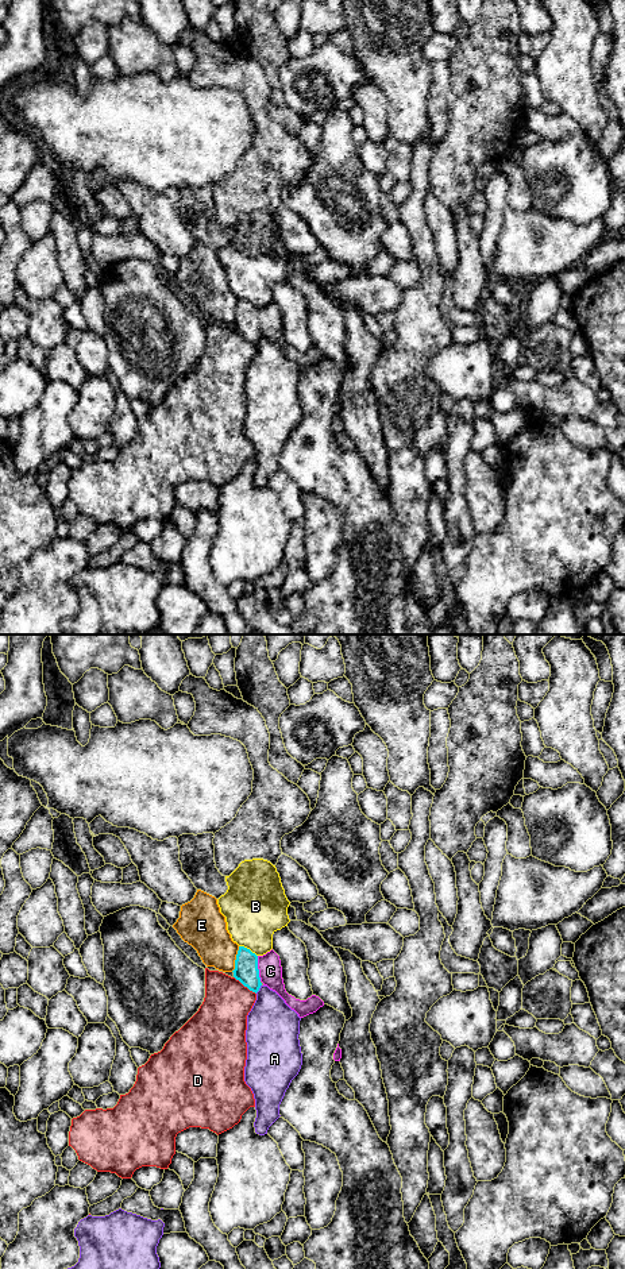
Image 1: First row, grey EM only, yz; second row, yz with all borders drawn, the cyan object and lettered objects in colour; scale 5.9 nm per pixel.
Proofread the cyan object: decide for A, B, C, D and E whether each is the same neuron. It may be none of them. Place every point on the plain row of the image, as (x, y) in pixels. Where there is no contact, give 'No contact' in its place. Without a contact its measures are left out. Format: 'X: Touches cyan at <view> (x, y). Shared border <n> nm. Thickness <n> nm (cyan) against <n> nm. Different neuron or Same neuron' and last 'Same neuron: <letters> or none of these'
A: Touches cyan at yz (259, 339). Shared border 70 nm. Thickness 150 nm (cyan) against 300 nm. Different neuron
B: Touches cyan at yz (249, 301). Shared border 130 nm. Thickness 150 nm (cyan) against 360 nm. Different neuron
C: Touches cyan at yz (257, 320). Shared border 150 nm. Thickness 150 nm (cyan) against 140 nm. Same neuron
D: Touches cyan at yz (245, 338). Shared border 170 nm. Thickness 150 nm (cyan) against 300 nm. Different neuron
E: Touches cyan at yz (236, 311). Shared border 160 nm. Thickness 150 nm (cyan) against 240 nm. Different neuron
Same neuron: C

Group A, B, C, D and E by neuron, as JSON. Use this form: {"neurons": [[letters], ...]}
{"neurons": [["A"], ["B"], ["C"], ["D"], ["E"]]}

